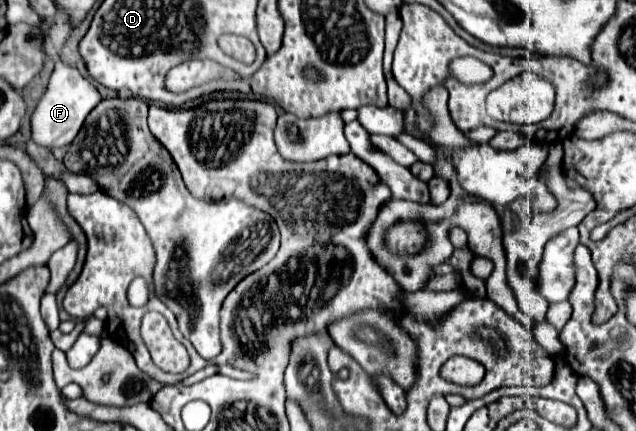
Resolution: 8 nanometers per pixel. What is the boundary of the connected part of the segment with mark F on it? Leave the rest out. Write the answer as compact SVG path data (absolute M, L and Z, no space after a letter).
M57 63L53 75L51 75L51 81L49 81L49 87L47 87L47 93L41 97L33 117L31 117L31 139L39 145L45 145L45 147L65 147L69 145L85 117L91 113L91 109L101 101L101 93L97 91L97 87L85 79L77 69L73 67L67 67L63 63Z

